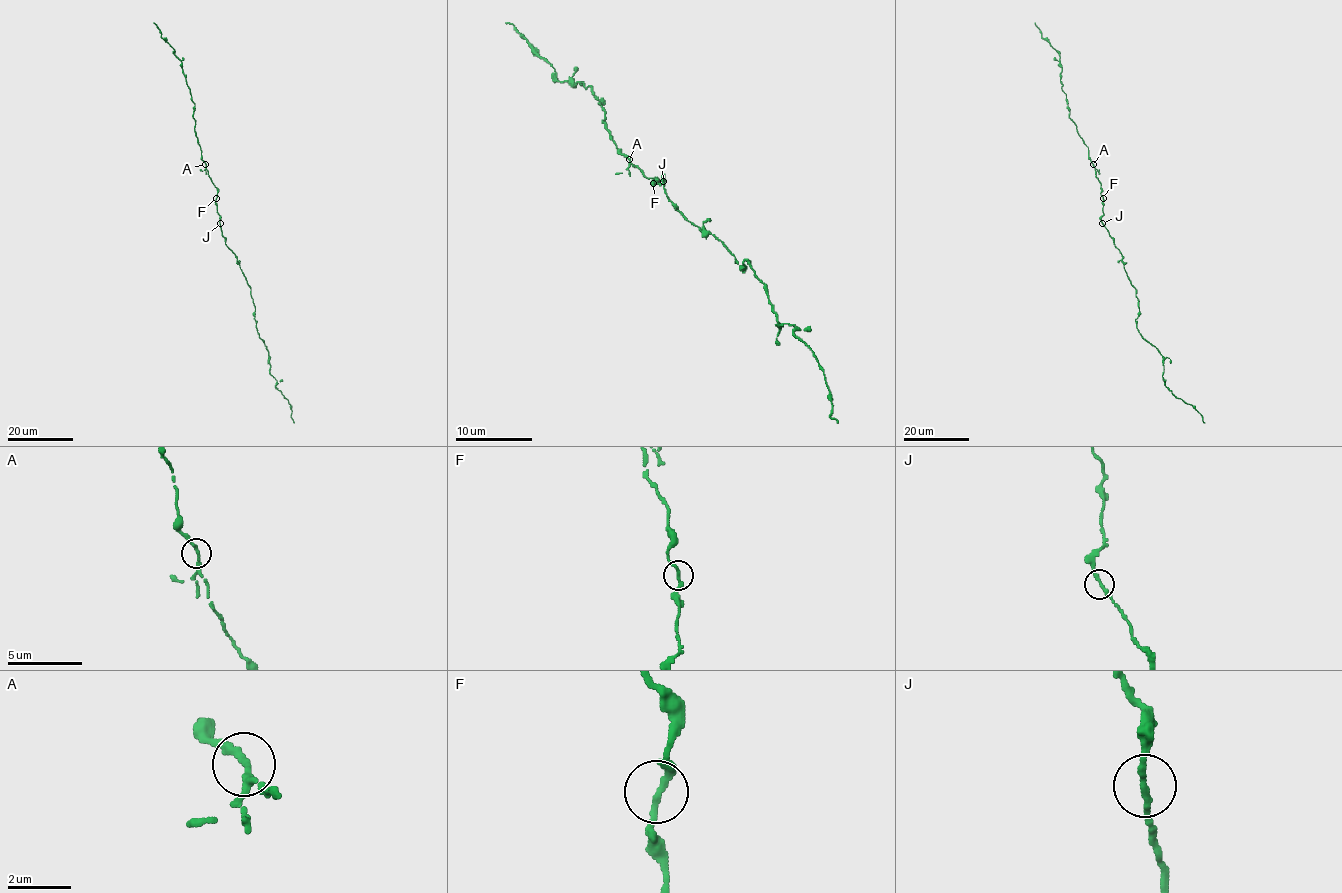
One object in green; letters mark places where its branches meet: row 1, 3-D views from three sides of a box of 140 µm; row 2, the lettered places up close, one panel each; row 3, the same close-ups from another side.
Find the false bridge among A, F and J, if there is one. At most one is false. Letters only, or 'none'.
none

